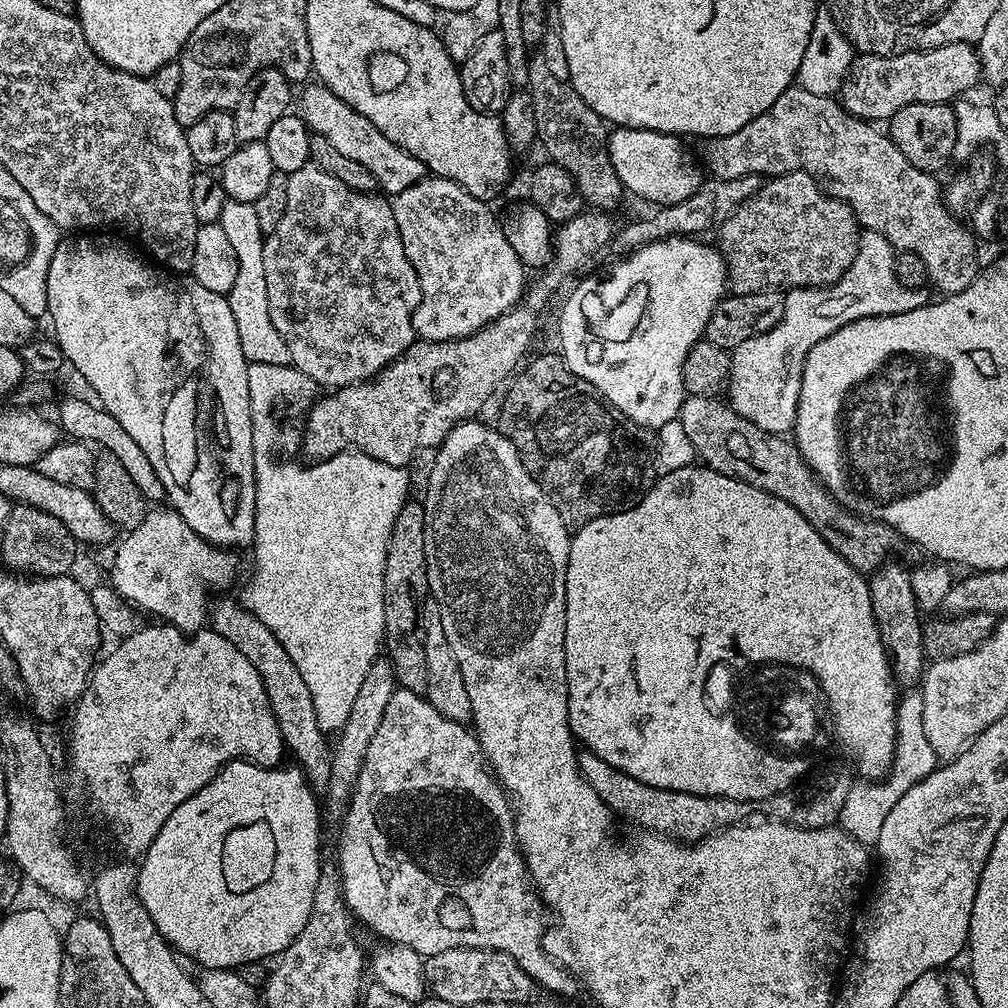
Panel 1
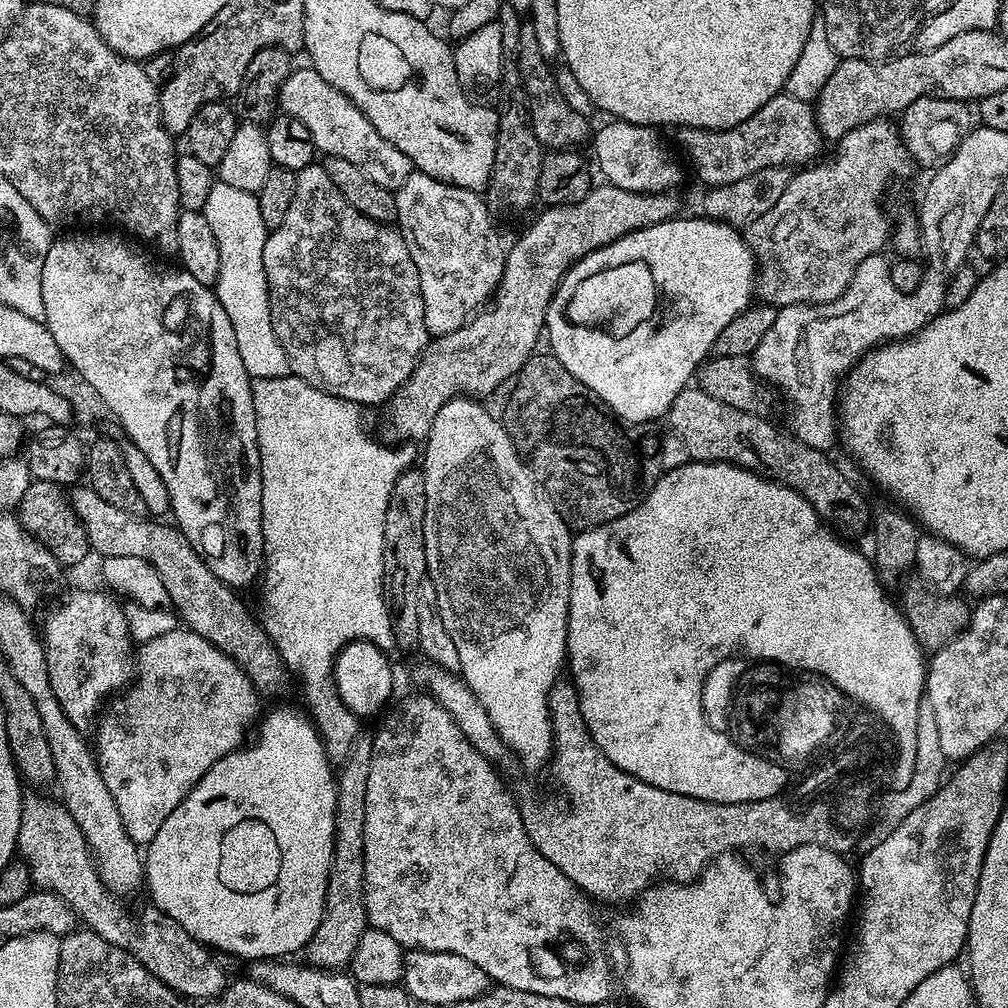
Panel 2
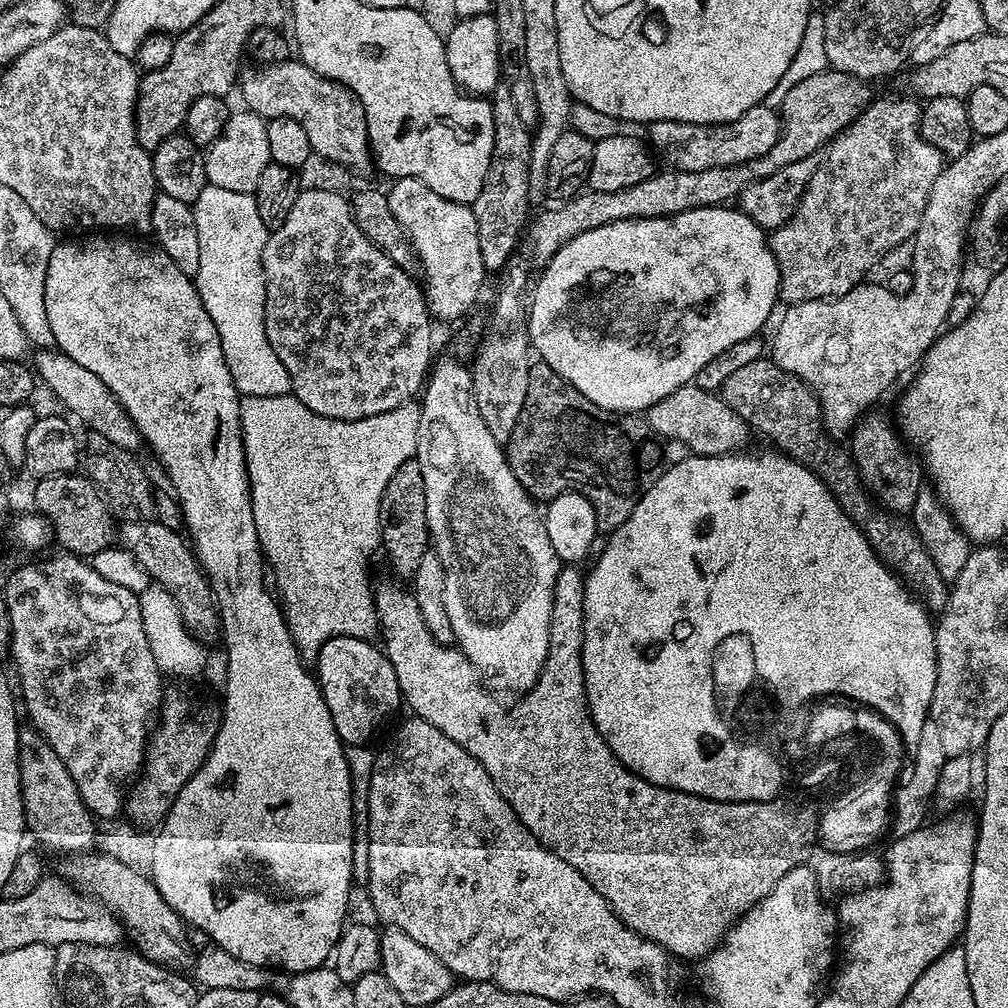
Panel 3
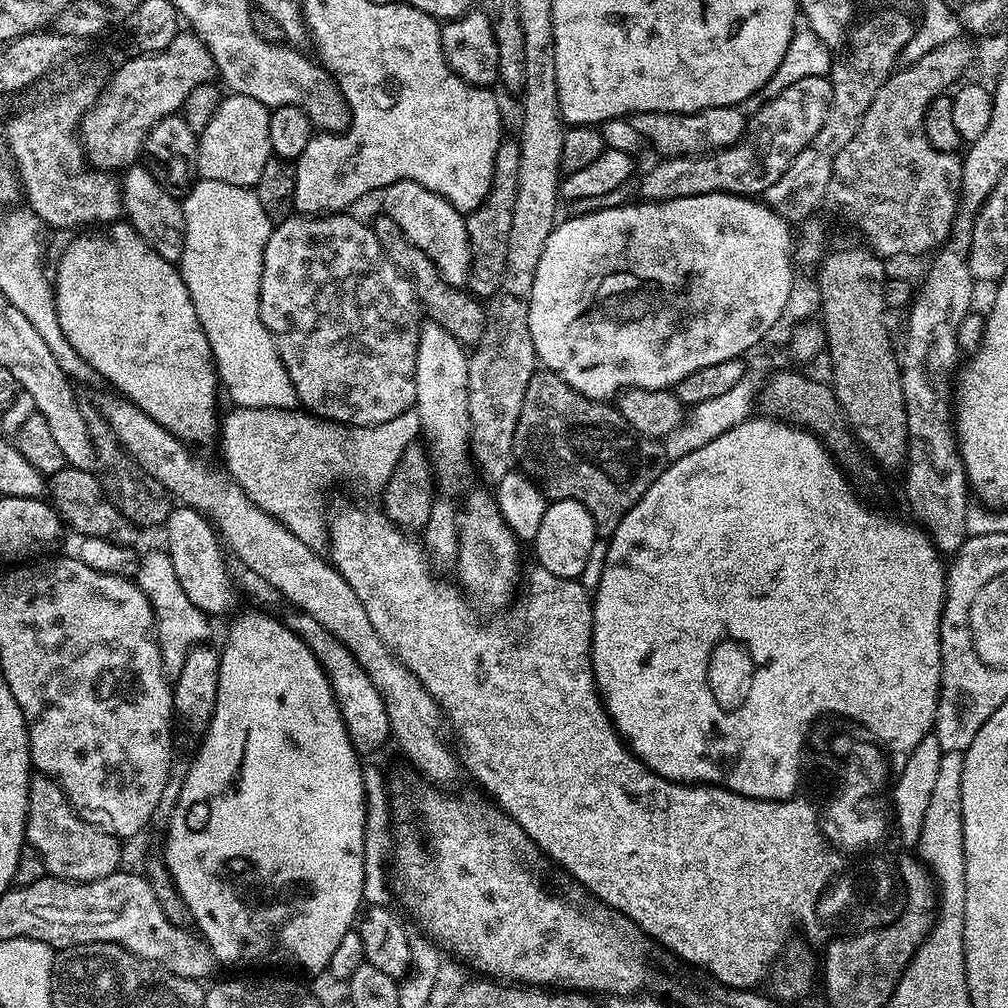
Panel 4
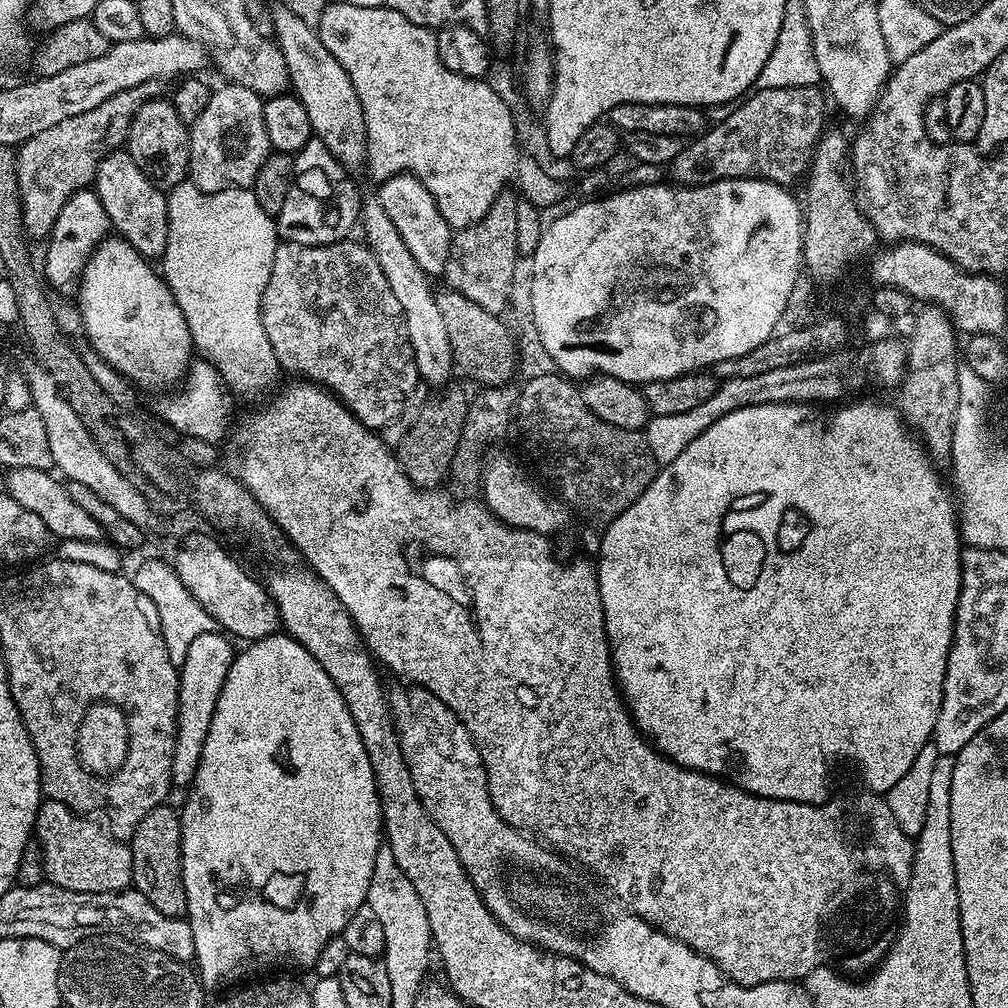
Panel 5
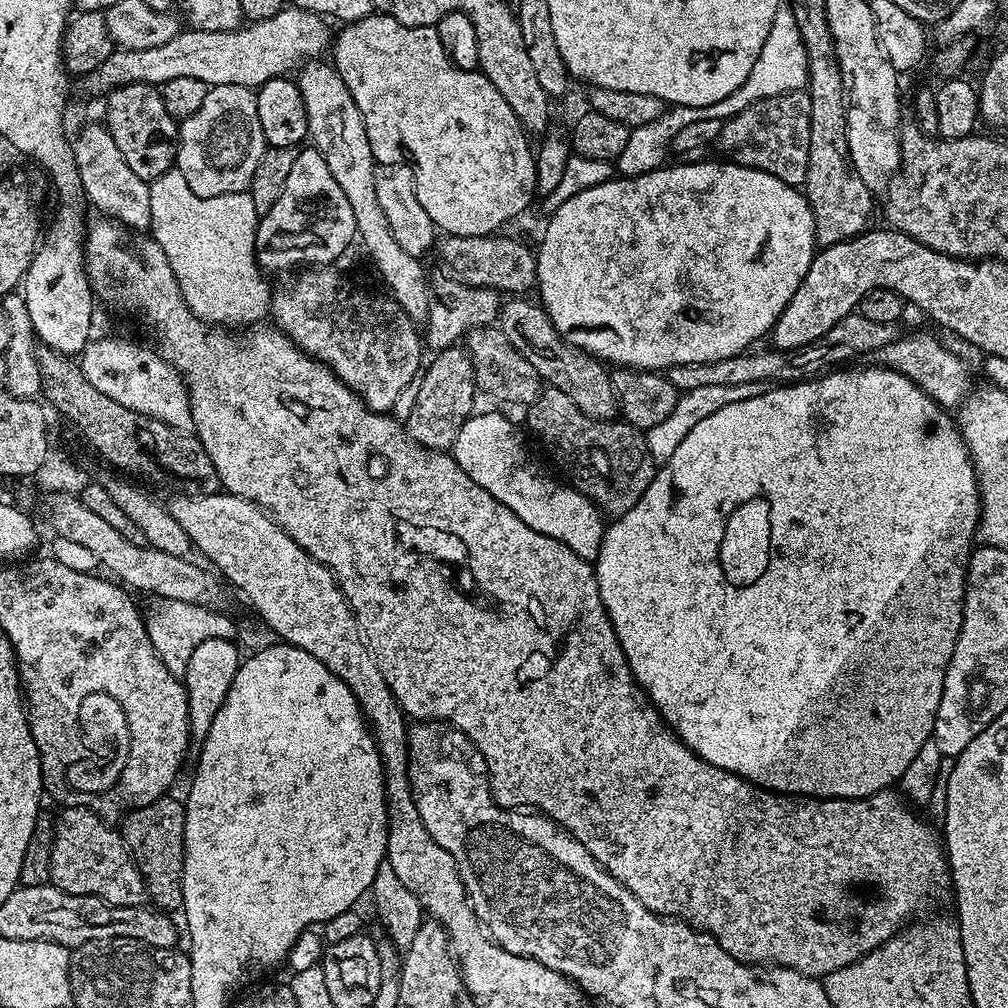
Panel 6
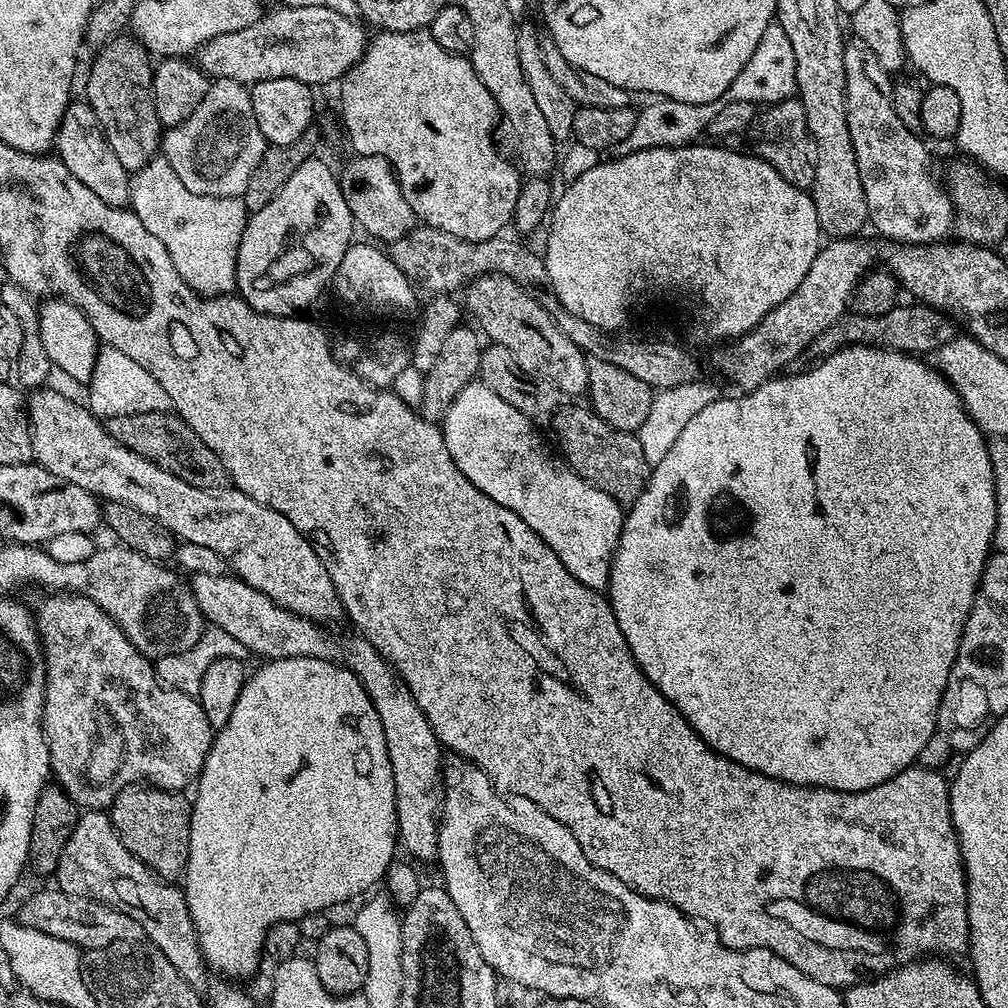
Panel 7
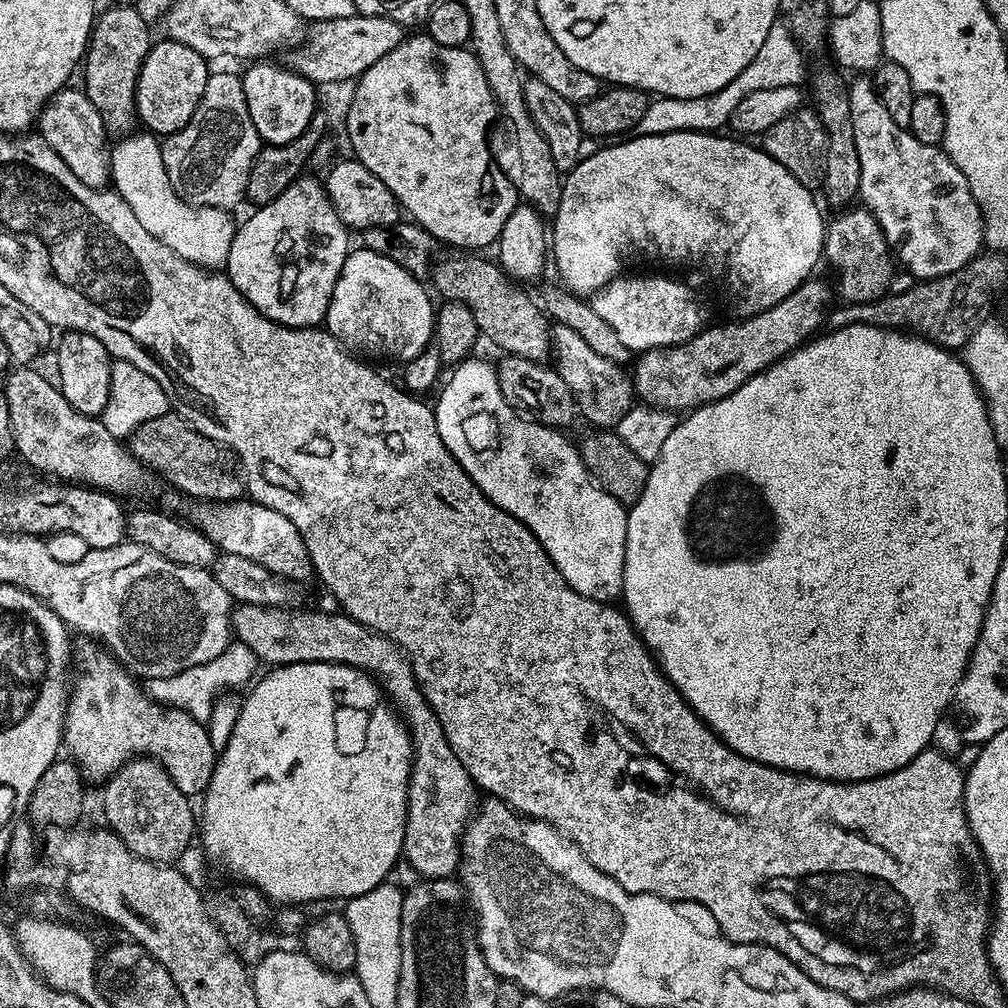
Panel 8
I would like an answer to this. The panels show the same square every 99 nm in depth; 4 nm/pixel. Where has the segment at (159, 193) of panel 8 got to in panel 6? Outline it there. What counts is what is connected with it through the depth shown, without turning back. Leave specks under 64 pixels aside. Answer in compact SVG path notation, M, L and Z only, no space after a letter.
M175 170L162 174L162 178L151 181L150 235L162 246L174 278L182 290L182 298L193 314L209 326L256 326L270 312L270 288L265 273L256 261L256 231L260 225L261 213L254 210L254 198L248 192L218 194L214 198L202 198L190 190L186 178Z

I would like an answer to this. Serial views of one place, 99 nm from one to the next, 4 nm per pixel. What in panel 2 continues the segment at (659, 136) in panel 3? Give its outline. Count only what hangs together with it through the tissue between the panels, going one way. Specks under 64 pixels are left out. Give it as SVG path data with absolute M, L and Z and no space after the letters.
M787 94L770 98L746 122L729 128L676 128L676 144L688 155L692 168L704 186L717 188L754 170L808 166L817 159L822 145L813 105Z

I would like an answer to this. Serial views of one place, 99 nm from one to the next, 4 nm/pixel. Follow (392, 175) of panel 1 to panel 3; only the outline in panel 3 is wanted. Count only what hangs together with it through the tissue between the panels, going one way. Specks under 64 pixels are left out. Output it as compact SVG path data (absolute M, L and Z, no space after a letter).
M296 58L281 60L279 64L252 67L256 68L245 67L238 76L238 92L240 88L248 103L245 104L247 111L256 112L267 121L283 116L294 118L294 122L299 122L310 137L313 153L332 164L341 164L356 172L373 167L374 156L368 143L366 114L362 110L362 102L349 88L336 80L319 76Z

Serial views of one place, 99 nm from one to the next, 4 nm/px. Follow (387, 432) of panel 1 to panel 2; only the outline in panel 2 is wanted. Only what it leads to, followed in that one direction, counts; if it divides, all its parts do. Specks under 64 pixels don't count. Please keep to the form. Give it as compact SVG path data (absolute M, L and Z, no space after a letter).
M607 182L601 183L599 186L594 186L586 194L586 198L582 198L582 202L574 202L573 204L567 204L566 206L558 206L553 208L551 206L545 207L544 213L521 234L516 240L516 245L513 248L507 249L504 257L504 273L500 279L500 285L497 286L495 293L491 299L491 306L485 307L483 310L476 313L468 323L463 324L458 330L454 330L450 334L442 334L435 338L429 339L428 346L425 348L422 355L420 355L420 361L414 366L414 370L410 374L410 378L403 384L399 390L393 395L391 400L387 401L386 409L388 408L388 424L392 427L392 432L397 436L397 441L400 442L420 442L423 441L430 434L430 426L434 426L434 414L438 414L438 410L442 410L442 406L446 406L446 402L457 398L485 398L491 394L495 388L500 388L504 383L507 385L509 381L513 379L519 373L520 367L527 362L530 357L537 351L536 343L541 343L542 333L545 331L544 319L548 313L548 307L550 302L554 298L556 293L556 287L562 282L562 278L566 275L576 263L578 263L583 256L590 254L594 250L598 250L602 246L606 246L610 242L614 242L618 238L622 238L626 234L631 232L637 232L643 228L649 228L650 226L658 226L662 222L673 219L677 215L676 212L680 208L680 200L676 197L675 191L661 190L658 193L634 193L632 190L619 189L618 186L614 186Z

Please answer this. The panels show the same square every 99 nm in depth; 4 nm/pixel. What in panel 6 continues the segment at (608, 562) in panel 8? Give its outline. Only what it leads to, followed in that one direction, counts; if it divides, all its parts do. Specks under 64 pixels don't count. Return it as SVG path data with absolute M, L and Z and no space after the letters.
M480 412L469 416L468 421L458 430L458 438L450 449L450 455L502 506L514 510L530 530L554 538L583 560L592 562L600 552L602 538L606 535L606 520L599 508L587 500L584 495L561 482L543 476L532 465L528 452L524 449L524 440L516 433L516 428L500 412Z

